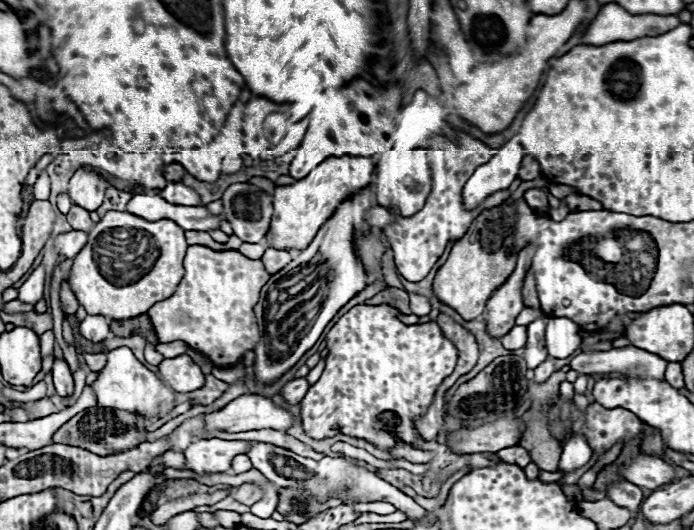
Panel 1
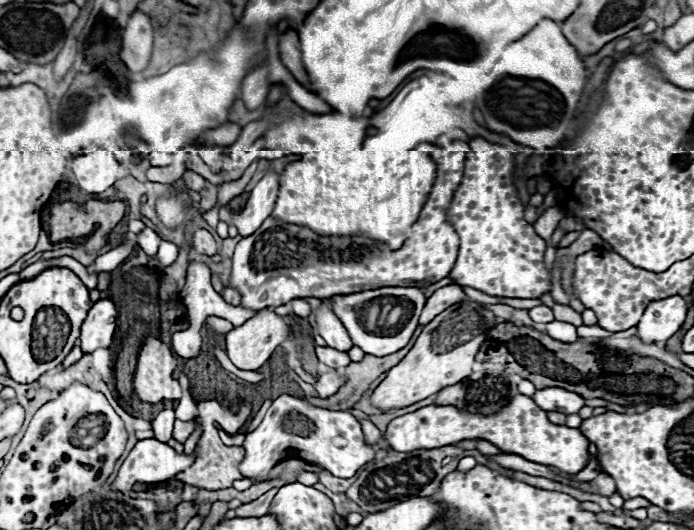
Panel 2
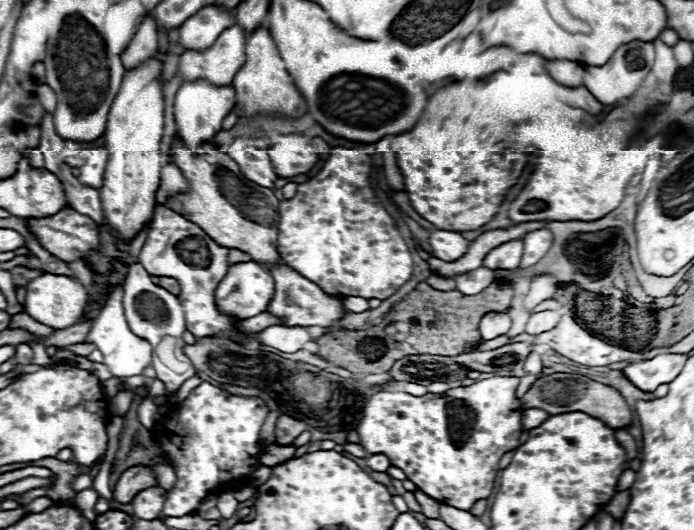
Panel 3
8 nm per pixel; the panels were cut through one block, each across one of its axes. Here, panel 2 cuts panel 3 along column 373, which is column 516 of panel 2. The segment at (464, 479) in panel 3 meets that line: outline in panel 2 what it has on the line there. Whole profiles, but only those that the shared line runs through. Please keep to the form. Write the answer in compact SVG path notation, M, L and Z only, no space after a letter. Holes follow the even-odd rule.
M524 394L514 396L502 412L496 412L494 416L478 416L470 412L462 412L454 406L424 406L416 412L404 414L394 418L384 436L382 446L392 448L396 452L412 452L412 450L432 450L440 446L450 446L460 440L474 440L482 438L498 446L500 450L508 454L518 454L530 462L554 466L564 474L576 474L588 464L588 446L590 442L578 428L568 426L556 426L548 420L546 412L536 406L536 402Z

